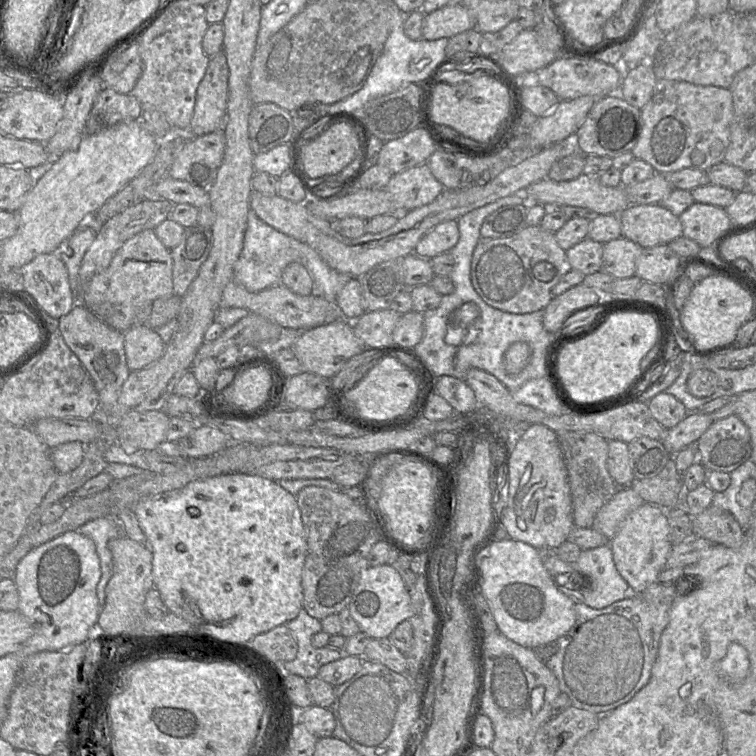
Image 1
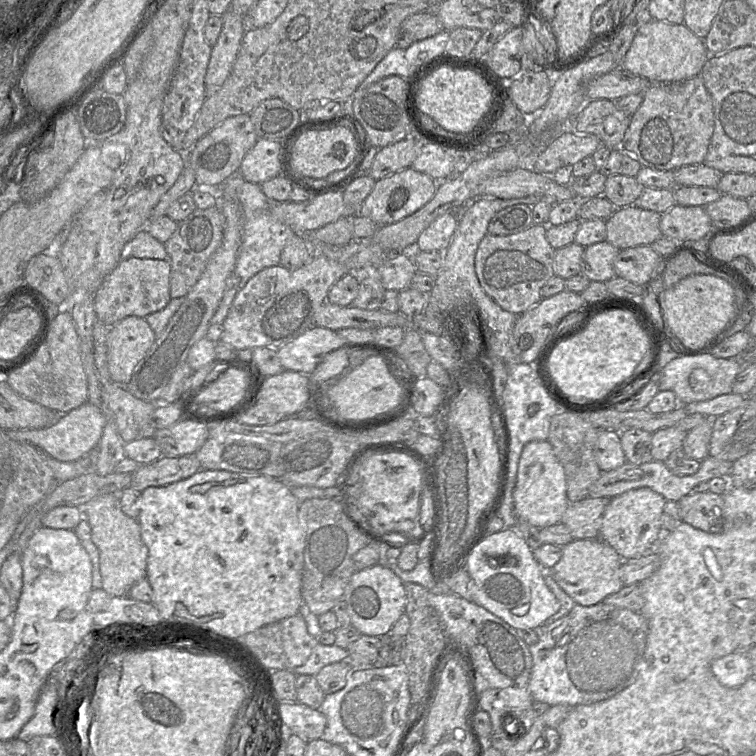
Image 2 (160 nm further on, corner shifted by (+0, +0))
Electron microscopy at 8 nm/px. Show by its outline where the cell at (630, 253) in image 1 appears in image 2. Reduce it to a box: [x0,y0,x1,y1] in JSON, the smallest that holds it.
[580,240,619,282]

